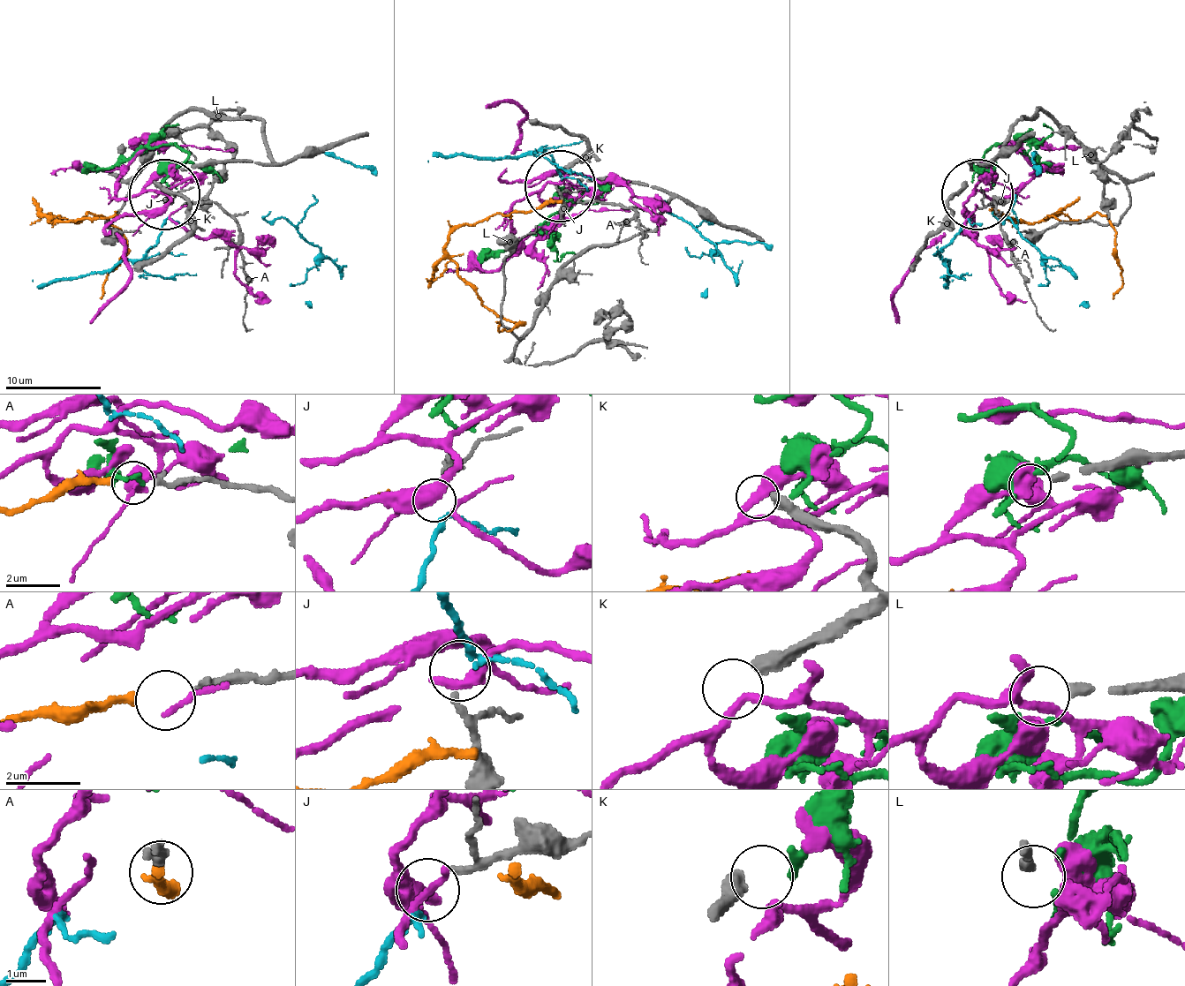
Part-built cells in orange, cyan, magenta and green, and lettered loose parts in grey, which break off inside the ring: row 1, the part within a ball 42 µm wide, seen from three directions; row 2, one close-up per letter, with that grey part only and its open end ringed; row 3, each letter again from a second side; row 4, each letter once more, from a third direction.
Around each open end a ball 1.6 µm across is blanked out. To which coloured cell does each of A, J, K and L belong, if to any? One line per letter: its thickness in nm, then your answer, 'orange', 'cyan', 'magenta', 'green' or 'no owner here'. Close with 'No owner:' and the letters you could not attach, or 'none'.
A: 200 nm | orange
J: 120 nm | cyan
K: 400 nm | no owner here
L: 240 nm | no owner here
No owner: K, L

